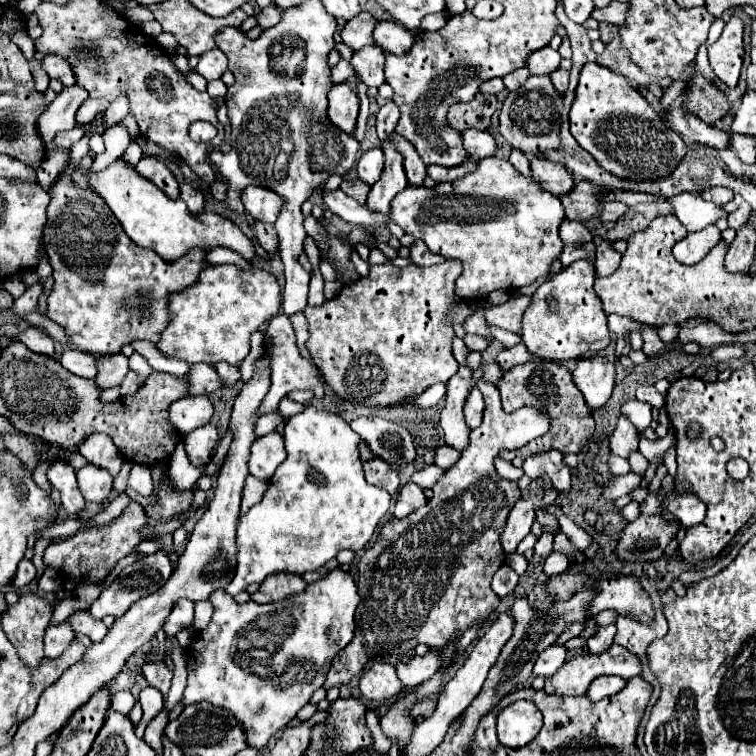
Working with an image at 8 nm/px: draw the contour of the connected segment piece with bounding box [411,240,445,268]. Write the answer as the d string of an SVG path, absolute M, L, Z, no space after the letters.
M415 240L413 246L411 246L411 262L417 264L417 266L435 266L435 264L441 264L445 258L439 256L439 254L433 254L421 240Z

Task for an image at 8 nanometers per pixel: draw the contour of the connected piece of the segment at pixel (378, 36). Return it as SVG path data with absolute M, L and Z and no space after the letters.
M391 20L379 22L373 32L373 38L375 38L377 46L381 46L387 54L401 56L401 54L409 52L413 46L413 34Z

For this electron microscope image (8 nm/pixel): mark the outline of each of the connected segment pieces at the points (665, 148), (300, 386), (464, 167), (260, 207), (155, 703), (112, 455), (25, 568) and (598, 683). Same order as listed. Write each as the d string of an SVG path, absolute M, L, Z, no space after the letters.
M589 62L581 70L575 100L569 112L571 134L587 150L601 168L611 174L635 180L655 180L673 172L687 152L687 146L679 134L667 130L661 116L641 96L637 88L595 62Z
M277 314L277 316L273 316L269 320L267 330L265 330L265 352L271 358L271 362L269 362L271 364L271 390L265 396L265 400L261 402L257 416L269 414L269 412L277 410L281 398L287 392L293 392L293 390L311 390L313 394L323 392L325 380L321 378L319 370L309 360L305 360L301 356L301 352L299 352L299 348L295 344L295 330L293 330L293 324L289 322L289 316L287 314Z
M467 160L465 164L455 166L455 168L427 166L427 176L431 176L435 182L453 182L453 180L459 180L459 178L463 178L465 174L473 172L475 168L477 168L477 162L475 162L475 160Z
M259 186L245 188L241 194L241 200L245 204L245 210L263 224L275 224L279 210L283 206L281 196L277 196L273 190L259 188Z
M145 688L145 690L141 690L139 704L143 706L143 720L141 720L141 724L137 726L137 732L139 732L139 730L143 732L143 730L145 730L145 724L161 712L161 708L163 708L163 696L161 696L161 692L155 690L155 688Z
M91 434L79 446L79 454L85 456L89 464L101 466L103 470L107 470L111 476L117 476L121 466L125 464L125 458L121 456L121 452L113 444L113 440L109 440L109 436L105 434Z
M21 560L19 568L17 568L17 574L13 578L13 588L19 590L19 588L27 586L33 578L35 578L35 566L33 566L33 562L31 560Z
M601 676L597 680L593 680L593 684L587 690L587 698L591 698L591 702L599 702L607 696L613 696L617 692L621 692L625 688L625 680L617 678L617 676Z

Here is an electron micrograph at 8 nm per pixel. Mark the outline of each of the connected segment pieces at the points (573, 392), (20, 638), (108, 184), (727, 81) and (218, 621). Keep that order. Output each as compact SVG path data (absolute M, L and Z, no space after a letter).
M535 360L535 362L525 362L521 366L513 366L513 370L507 370L505 376L497 382L497 388L501 392L501 402L505 404L505 412L513 412L513 410L527 404L527 406L543 408L551 414L551 430L545 436L533 440L529 444L529 450L525 450L525 454L501 450L498 456L502 459L511 462L516 456L527 458L533 452L537 452L539 448L543 448L543 450L555 448L563 454L571 454L571 452L579 454L581 448L593 436L593 430L595 430L593 416L591 416L589 408L585 406L585 400L581 398L581 392L573 386L571 372L563 364Z
M25 594L1 614L3 632L15 646L25 666L37 668L43 660L43 632L51 620L53 606L43 598Z
M83 156L79 162L79 168L85 172L89 188L99 194L109 210L115 214L115 218L121 222L125 234L143 248L155 250L165 260L177 260L181 258L191 246L227 246L235 252L239 252L247 262L255 258L255 246L251 238L247 238L237 224L233 224L229 218L213 214L205 210L203 214L195 214L195 218L189 214L183 200L171 200L167 198L153 182L147 178L141 178L137 170L123 162L123 158L115 160L101 172L91 170L91 158Z
M731 16L725 24L721 38L707 48L711 68L715 70L717 78L727 86L735 88L741 66L743 66L743 22L739 16Z
M335 568L325 578L309 584L305 592L289 598L289 608L287 600L271 604L257 604L249 600L247 604L237 604L233 596L225 594L225 590L213 592L209 600L215 608L213 618L203 632L195 634L195 640L187 650L189 678L183 694L183 704L187 706L207 700L213 706L233 710L235 718L245 726L247 744L253 748L263 748L273 734L277 734L297 716L297 712L309 702L311 694L323 686L331 660L353 640L353 616L359 604L357 586L349 572Z

